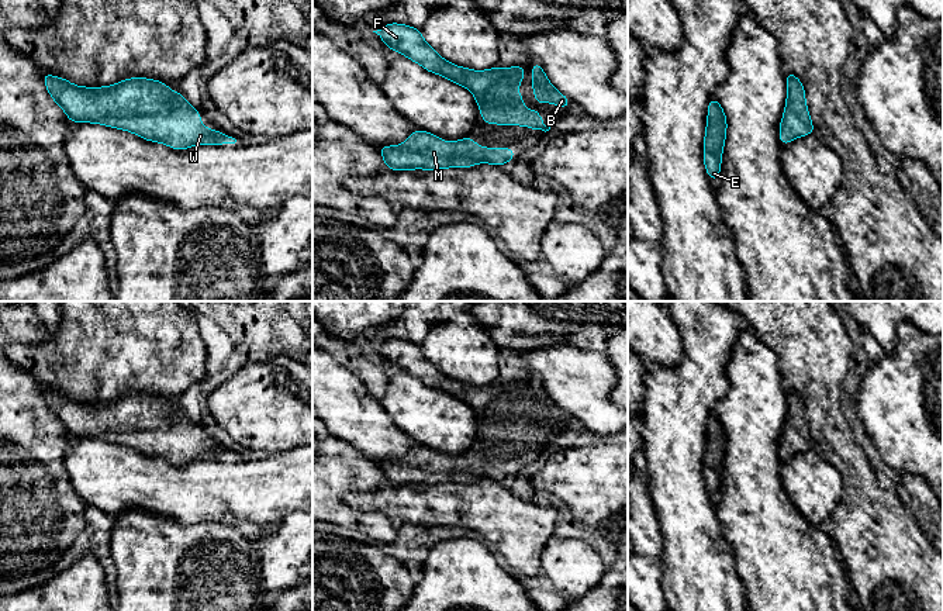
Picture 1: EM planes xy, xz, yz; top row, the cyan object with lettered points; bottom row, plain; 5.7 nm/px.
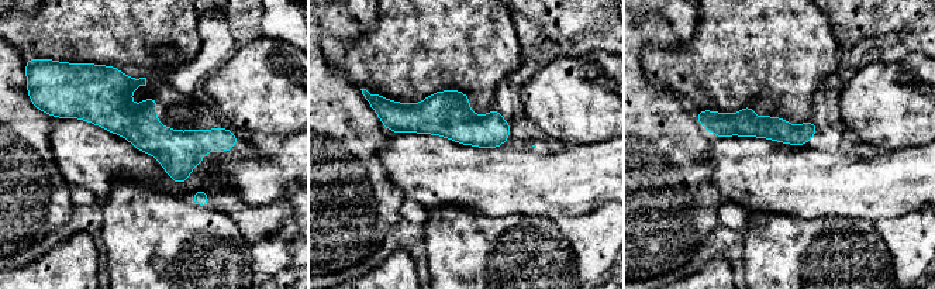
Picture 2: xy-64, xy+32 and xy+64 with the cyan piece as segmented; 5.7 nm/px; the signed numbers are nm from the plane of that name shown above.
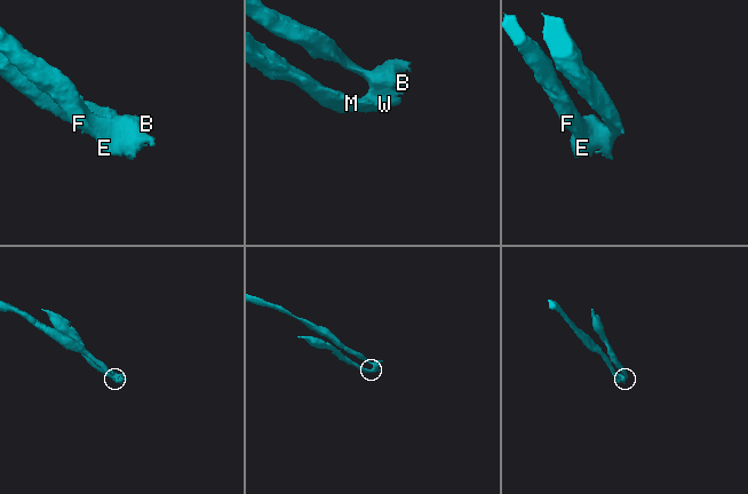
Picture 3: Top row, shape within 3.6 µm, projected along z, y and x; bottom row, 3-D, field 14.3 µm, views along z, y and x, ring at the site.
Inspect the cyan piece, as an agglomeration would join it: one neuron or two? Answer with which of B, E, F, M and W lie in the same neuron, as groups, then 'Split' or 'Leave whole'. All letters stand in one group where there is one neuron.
Groups: B E F M W. Leave whole

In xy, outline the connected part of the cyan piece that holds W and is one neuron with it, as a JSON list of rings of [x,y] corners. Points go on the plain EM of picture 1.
[[[41,389],[52,412],[72,438],[97,438],[107,442],[127,445],[146,456],[163,458],[183,466],[193,460],[235,459],[236,455],[220,446],[207,445],[200,438],[200,425],[191,424],[184,411],[175,410],[162,397],[132,393],[108,403],[79,403],[63,393]]]

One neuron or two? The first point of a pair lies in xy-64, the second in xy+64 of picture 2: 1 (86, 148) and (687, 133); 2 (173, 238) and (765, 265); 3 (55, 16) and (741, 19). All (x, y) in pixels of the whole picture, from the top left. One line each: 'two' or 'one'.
1: two
2: one
3: one

